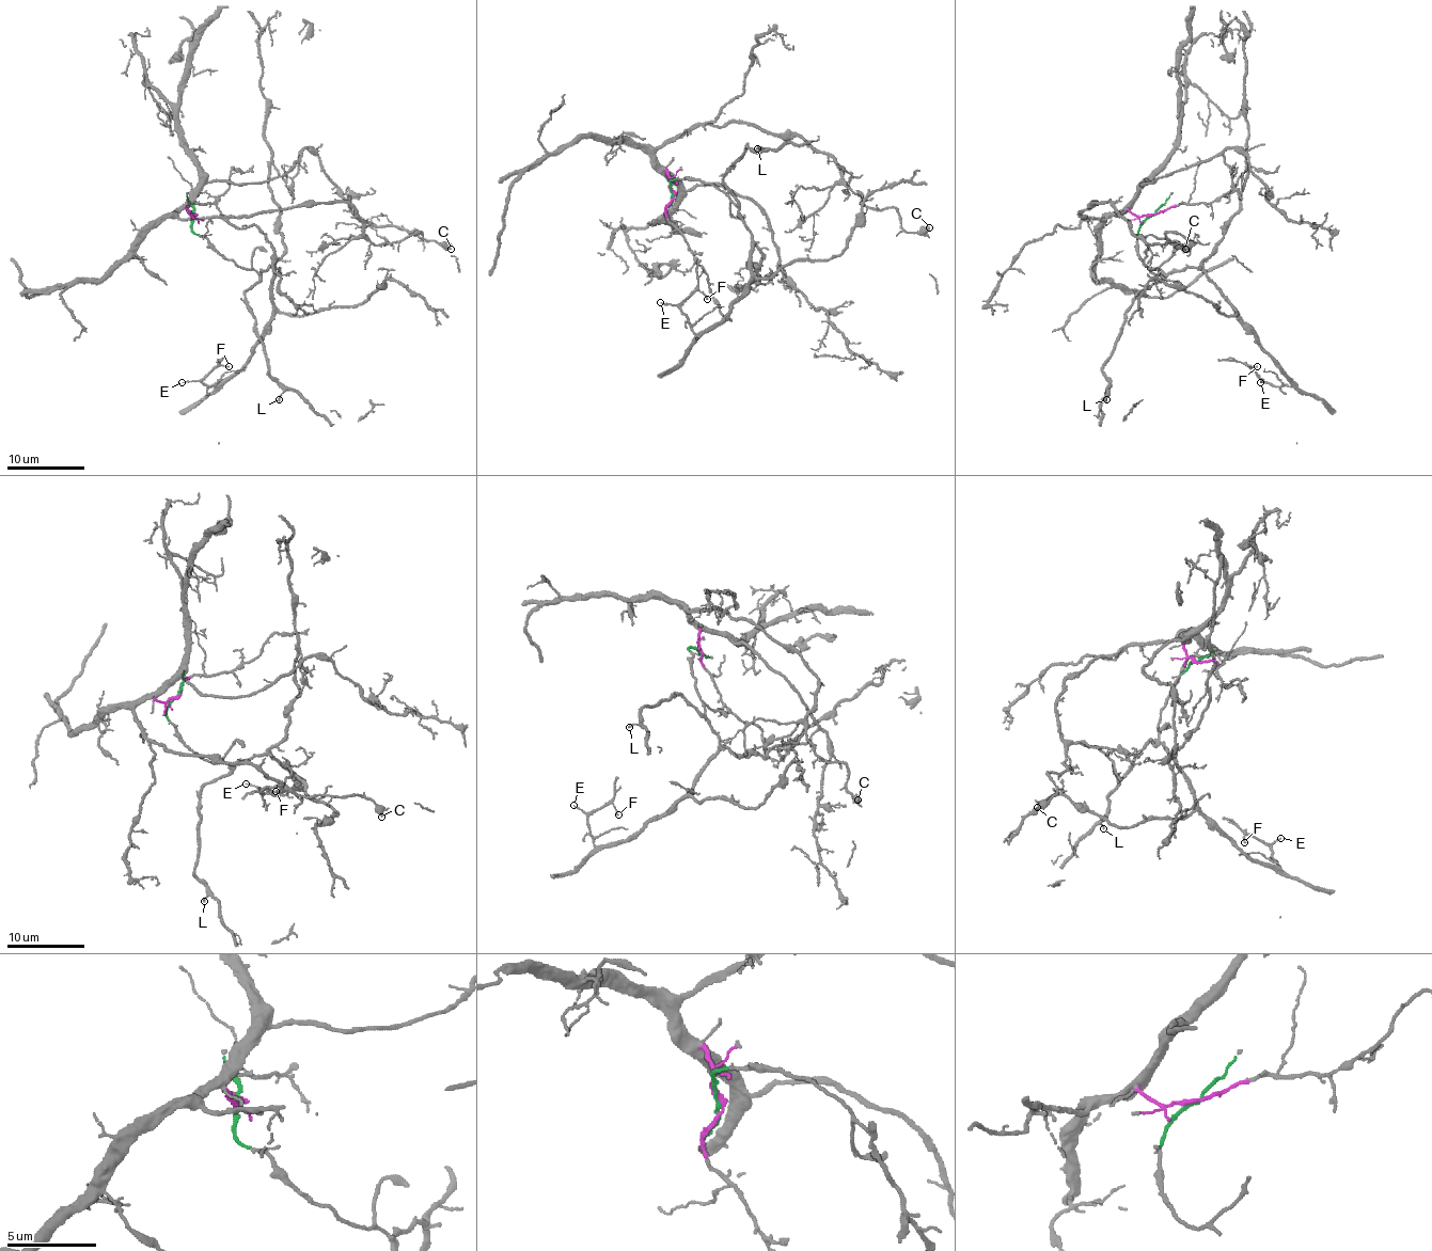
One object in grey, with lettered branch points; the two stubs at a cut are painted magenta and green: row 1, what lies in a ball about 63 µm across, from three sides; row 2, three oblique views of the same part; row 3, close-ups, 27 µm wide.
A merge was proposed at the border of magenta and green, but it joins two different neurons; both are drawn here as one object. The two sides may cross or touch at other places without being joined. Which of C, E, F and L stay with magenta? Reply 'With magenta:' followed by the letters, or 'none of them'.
With magenta: C

